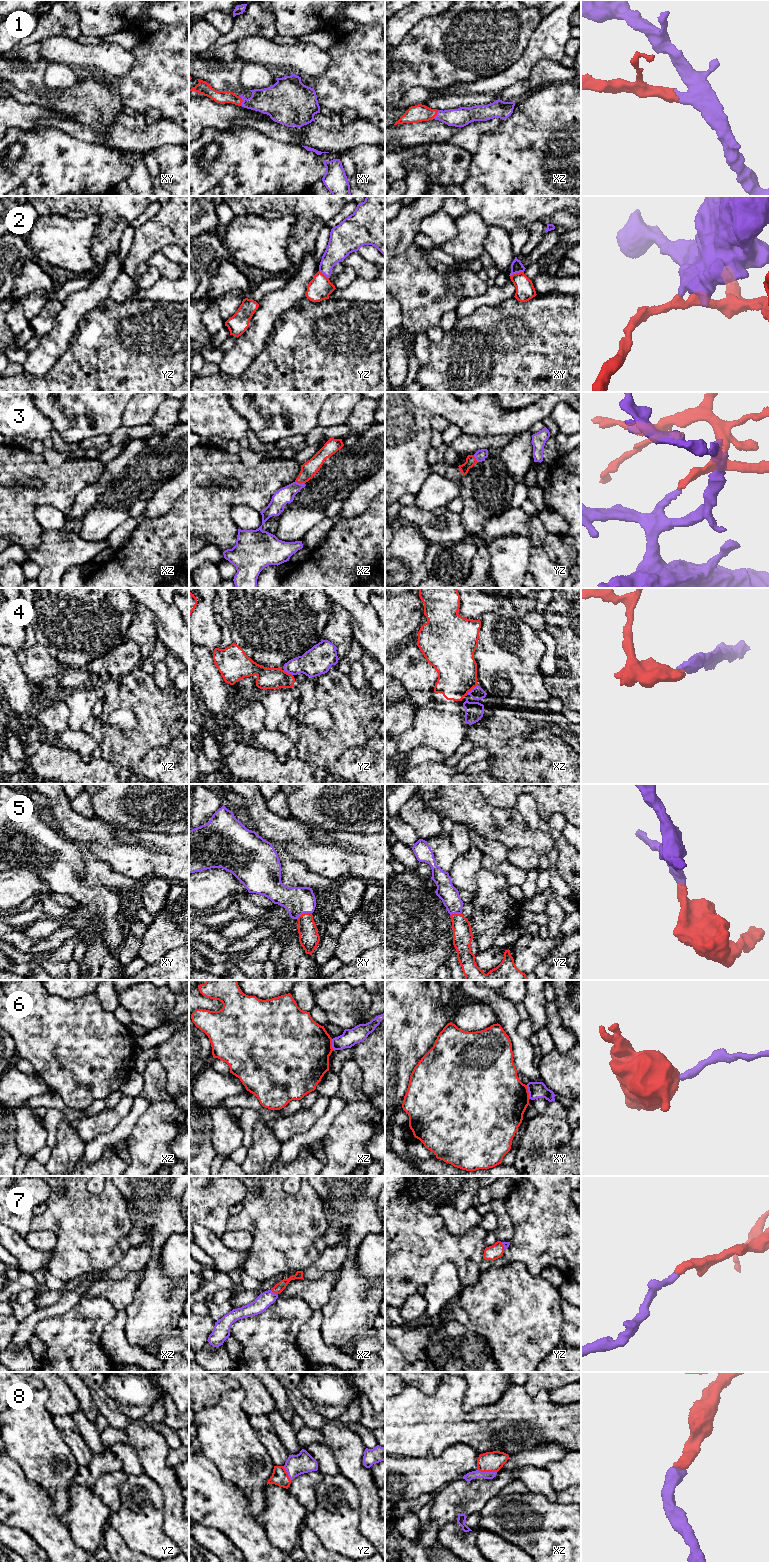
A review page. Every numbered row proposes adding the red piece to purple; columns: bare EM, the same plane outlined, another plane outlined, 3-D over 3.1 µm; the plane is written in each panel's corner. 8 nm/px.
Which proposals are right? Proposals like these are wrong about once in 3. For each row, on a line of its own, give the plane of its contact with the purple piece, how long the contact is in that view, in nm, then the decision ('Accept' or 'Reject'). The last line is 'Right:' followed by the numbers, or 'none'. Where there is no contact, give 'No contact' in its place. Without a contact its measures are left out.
1: Touches purple in xy. Shared border 90 nm. Accept
2: Touches purple in xy. Shared border 120 nm. Reject
3: Touches purple in xz. Shared border 80 nm. Accept
4: Touches purple in xz. Shared border 140 nm. Reject
5: Touches purple in xy. Shared border 130 nm. Accept
6: Touches purple in xy. Shared border 110 nm. Reject
7: Touches purple in xz. Shared border 80 nm. Accept
8: Touches purple in xz. Shared border 160 nm. Accept
Right: 1, 3, 5, 7, 8

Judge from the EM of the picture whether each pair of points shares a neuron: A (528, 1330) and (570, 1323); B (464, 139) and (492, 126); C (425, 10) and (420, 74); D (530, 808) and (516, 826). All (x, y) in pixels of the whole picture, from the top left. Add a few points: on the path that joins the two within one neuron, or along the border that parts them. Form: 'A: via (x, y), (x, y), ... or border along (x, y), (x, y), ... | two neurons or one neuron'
A: border along (560, 1301), (562, 1337) | two neurons
B: via (471, 133), (477, 128), (485, 127) | one neuron
C: border along (446, 10), (437, 15), (422, 18), (407, 33) | two neurons
D: border along (514, 808), (531, 828), (537, 829) | two neurons

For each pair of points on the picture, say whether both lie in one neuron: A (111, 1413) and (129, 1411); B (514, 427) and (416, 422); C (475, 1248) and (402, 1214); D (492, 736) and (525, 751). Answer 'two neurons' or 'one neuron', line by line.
A: two neurons
B: one neuron
C: one neuron
D: one neuron

